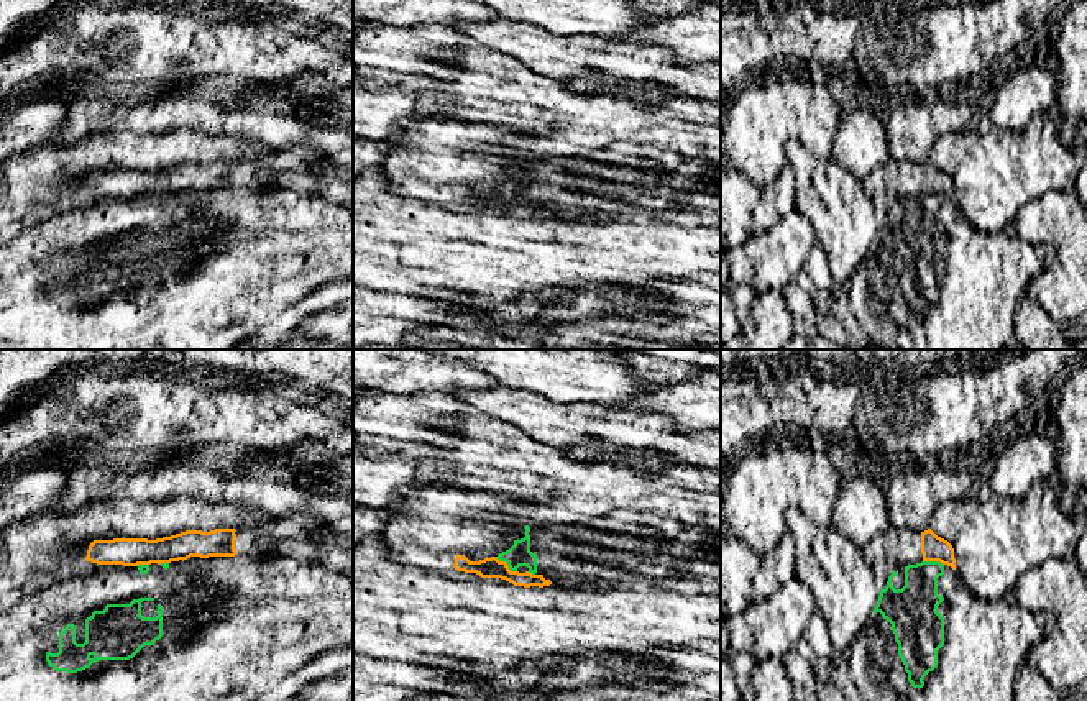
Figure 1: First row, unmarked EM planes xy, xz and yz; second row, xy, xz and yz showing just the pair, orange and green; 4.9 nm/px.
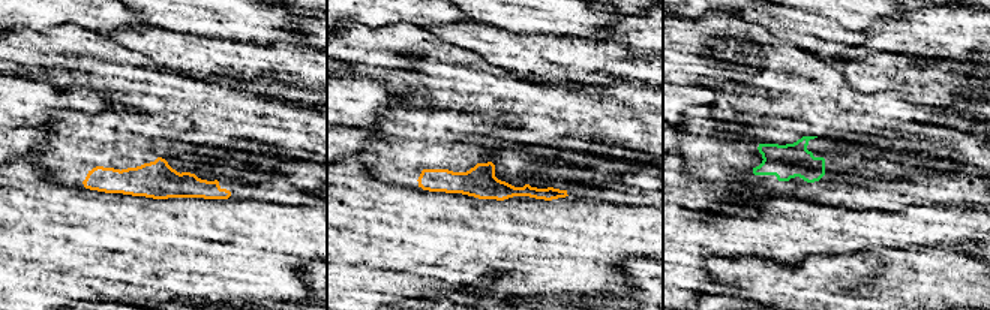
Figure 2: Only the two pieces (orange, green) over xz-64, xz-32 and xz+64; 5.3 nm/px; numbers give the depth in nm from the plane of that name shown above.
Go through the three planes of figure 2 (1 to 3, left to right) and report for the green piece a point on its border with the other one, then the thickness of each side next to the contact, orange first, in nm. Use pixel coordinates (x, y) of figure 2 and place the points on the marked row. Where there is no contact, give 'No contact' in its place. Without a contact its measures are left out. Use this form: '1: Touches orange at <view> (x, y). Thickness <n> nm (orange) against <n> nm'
1: No contact
2: No contact
3: No contact

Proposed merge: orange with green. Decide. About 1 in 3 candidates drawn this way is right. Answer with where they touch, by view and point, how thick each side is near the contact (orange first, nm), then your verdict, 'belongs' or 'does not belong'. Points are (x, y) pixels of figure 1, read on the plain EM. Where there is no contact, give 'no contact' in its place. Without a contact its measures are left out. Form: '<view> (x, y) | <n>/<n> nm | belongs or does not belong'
xz (506, 196) | 100/110 nm | does not belong

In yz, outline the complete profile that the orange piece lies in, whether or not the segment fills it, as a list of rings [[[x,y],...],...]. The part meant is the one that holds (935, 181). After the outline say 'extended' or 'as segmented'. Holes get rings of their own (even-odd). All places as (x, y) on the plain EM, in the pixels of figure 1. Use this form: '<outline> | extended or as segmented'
[[[911,161],[898,163],[900,182],[895,190],[898,200],[916,197],[921,194],[939,194],[956,202],[952,177],[938,169],[931,161],[915,164]]] | extended

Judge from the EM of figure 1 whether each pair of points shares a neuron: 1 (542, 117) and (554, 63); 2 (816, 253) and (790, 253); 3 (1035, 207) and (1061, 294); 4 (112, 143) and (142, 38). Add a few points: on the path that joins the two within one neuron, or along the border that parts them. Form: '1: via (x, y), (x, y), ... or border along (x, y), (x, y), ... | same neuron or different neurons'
1: border along (516, 59), (560, 82) | different neurons
2: border along (816, 242), (802, 268) | different neurons
3: via (1058, 222), (1066, 230), (1066, 271) | same neuron
4: border along (138, 130), (104, 130), (89, 135) | different neurons

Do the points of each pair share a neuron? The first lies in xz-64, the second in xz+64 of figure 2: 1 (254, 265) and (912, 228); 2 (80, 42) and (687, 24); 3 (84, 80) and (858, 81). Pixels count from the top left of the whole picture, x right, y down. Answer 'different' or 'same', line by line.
1: same
2: same
3: different

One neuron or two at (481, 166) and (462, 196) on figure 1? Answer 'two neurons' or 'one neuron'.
one neuron

